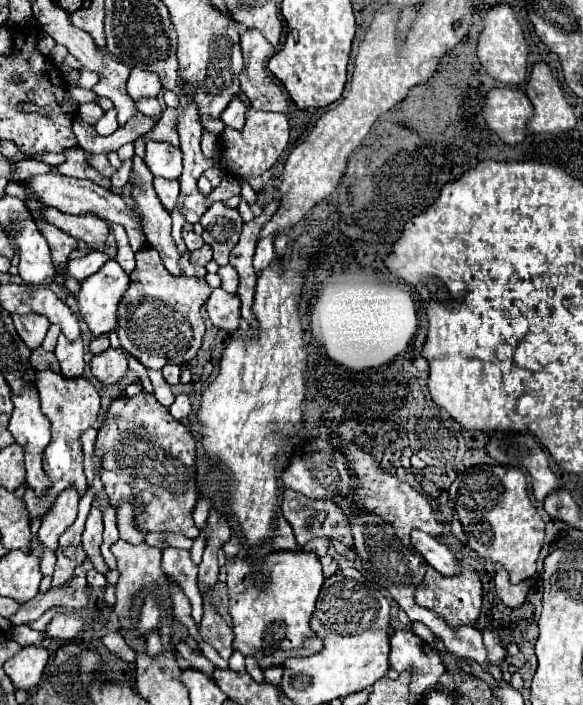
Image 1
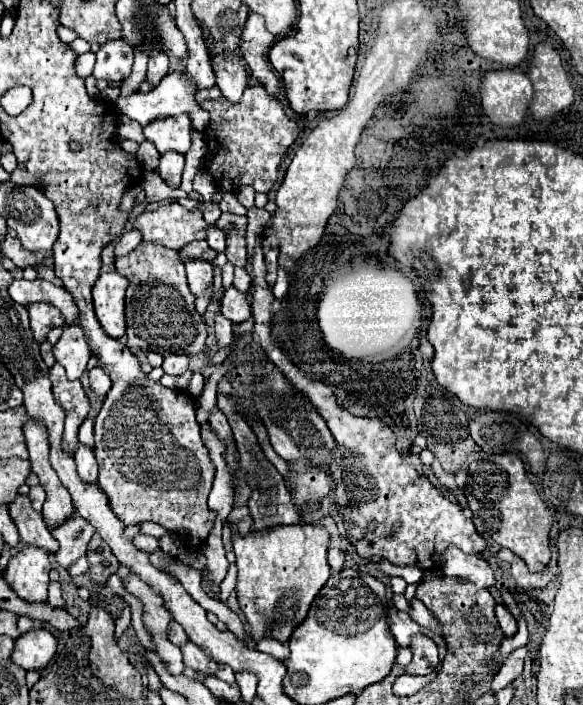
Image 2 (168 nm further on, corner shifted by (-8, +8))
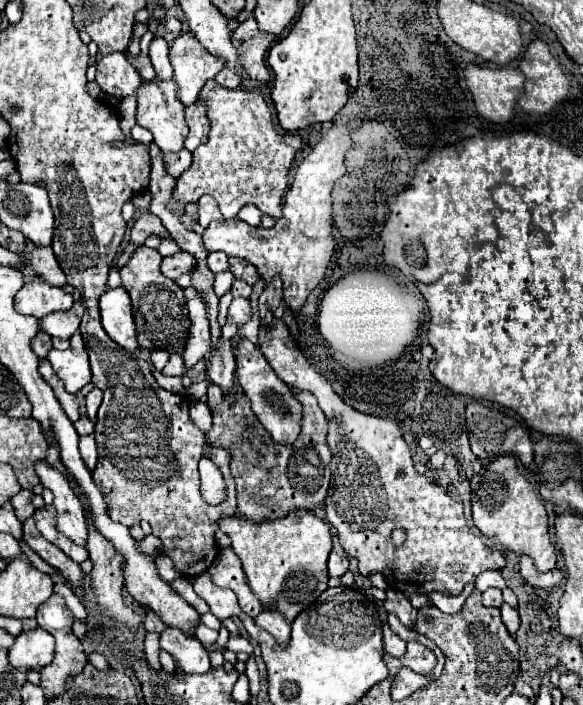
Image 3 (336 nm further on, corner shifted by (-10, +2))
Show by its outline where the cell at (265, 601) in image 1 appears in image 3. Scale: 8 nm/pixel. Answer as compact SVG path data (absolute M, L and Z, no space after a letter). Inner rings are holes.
M292 509L284 517L266 519L262 523L234 515L222 517L218 525L230 537L250 589L260 597L264 609L278 609L292 623L304 607L314 603L314 599L328 589L326 559L332 551L330 527L312 511Z

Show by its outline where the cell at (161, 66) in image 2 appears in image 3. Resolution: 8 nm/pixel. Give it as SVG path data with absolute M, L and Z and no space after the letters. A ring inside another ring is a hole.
M154 35L148 55L150 55L152 65L156 69L156 75L160 79L170 79L174 75L174 69L172 69L172 63L170 63L170 47L168 47L164 37Z

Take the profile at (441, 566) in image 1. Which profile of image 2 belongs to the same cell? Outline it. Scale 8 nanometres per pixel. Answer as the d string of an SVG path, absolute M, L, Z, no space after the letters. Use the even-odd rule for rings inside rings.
M450 545L442 553L442 573L446 577L464 577L472 581L478 589L494 587L494 573L490 565L478 555L466 555L458 547Z

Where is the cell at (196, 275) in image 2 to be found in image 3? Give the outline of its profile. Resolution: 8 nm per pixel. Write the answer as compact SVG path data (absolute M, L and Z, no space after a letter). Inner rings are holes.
M194 295L188 301L188 315L190 315L190 337L186 341L182 355L186 373L194 369L198 361L206 359L210 351L210 327L206 319L206 303L198 295Z

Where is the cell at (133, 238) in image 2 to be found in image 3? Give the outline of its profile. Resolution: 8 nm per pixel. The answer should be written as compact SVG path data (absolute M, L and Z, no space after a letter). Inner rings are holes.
M142 211L138 213L138 217L134 219L134 225L130 229L130 239L136 243L136 247L144 245L144 241L154 235L154 237L160 237L160 239L172 239L170 231L162 225L160 217L152 215L150 211Z

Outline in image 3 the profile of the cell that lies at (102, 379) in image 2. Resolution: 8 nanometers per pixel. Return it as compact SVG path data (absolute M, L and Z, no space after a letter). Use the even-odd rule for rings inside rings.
M92 389L88 395L86 395L86 409L88 409L88 417L92 421L96 421L96 411L102 403L102 391L100 389Z

